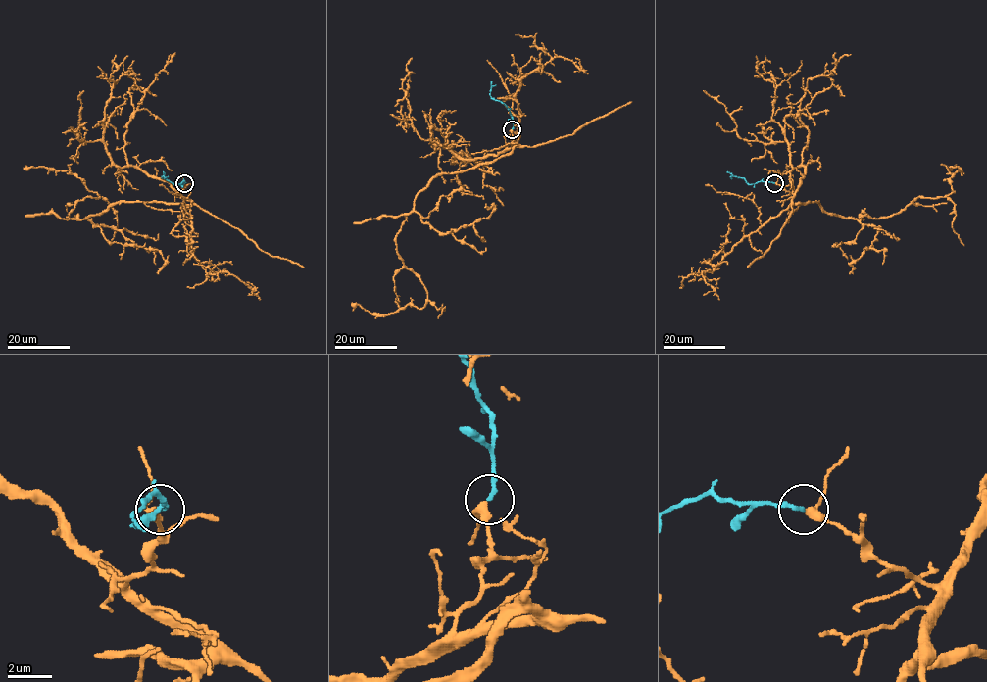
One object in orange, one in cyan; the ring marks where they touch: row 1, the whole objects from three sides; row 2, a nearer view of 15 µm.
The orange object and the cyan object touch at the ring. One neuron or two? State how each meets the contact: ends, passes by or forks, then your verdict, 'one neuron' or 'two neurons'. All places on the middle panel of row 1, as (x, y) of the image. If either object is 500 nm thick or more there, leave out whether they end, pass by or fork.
orange passes by; cyan ends; one neuron

